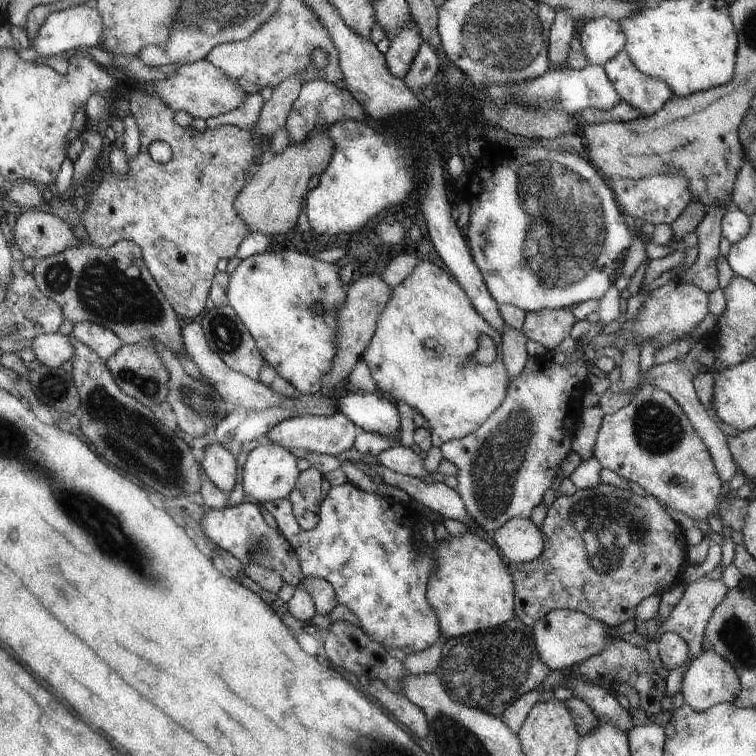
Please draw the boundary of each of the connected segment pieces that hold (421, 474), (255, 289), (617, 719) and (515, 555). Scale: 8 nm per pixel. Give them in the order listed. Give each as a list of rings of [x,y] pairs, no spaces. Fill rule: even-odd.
[[[401,444],[394,445],[379,452],[376,457],[382,466],[403,475],[436,482],[443,482],[446,477],[442,472],[430,474],[424,468],[424,460],[422,460],[421,453],[414,447],[407,447]],[[430,476],[432,476],[432,479],[429,479]]]
[[[266,250],[240,261],[238,268],[229,276],[227,288],[228,302],[242,322],[248,327],[250,334],[257,339],[257,345],[272,368],[286,382],[289,382],[302,394],[316,394],[323,391],[320,378],[332,368],[332,360],[336,356],[336,320],[338,310],[348,292],[340,278],[340,267],[333,263],[318,260],[296,250]],[[314,304],[326,307],[324,313],[316,312]]]
[[[572,678],[567,681],[565,687],[572,692],[572,696],[589,704],[600,720],[618,726],[618,730],[622,732],[628,732],[634,726],[632,713],[620,705],[614,692],[607,691],[594,682],[587,682],[584,678]]]
[[[511,518],[489,538],[501,556],[514,563],[533,561],[545,552],[541,528],[530,519]]]

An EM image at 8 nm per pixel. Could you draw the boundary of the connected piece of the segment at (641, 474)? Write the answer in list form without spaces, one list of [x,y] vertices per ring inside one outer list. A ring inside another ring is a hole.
[[[648,382],[638,387],[630,404],[602,419],[597,432],[595,457],[602,468],[640,484],[646,495],[655,496],[668,508],[683,512],[694,521],[708,522],[706,516],[718,515],[723,526],[731,532],[744,528],[750,502],[738,496],[730,498],[729,492],[722,492],[720,500],[721,476],[716,474],[716,463],[709,447],[697,433],[681,403]]]

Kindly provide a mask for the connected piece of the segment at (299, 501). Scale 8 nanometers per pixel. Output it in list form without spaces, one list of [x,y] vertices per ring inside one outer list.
[[[311,466],[302,471],[301,477],[298,478],[297,486],[288,494],[289,501],[293,502],[293,513],[304,530],[310,530],[320,522],[319,506],[325,497],[324,484],[323,474]]]

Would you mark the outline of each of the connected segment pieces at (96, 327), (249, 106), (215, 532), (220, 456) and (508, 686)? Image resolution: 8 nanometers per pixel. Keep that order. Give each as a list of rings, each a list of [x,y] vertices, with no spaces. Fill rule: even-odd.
[[[92,321],[75,323],[71,335],[97,351],[103,359],[110,358],[123,345],[122,339],[112,330]]]
[[[261,93],[249,94],[239,108],[205,119],[206,126],[212,129],[221,125],[236,125],[239,129],[250,130],[256,126],[263,104]]]
[[[240,503],[220,509],[208,509],[199,521],[203,534],[210,538],[218,549],[230,552],[244,565],[245,574],[256,584],[270,592],[277,593],[282,586],[297,586],[302,582],[301,562],[289,540],[277,528],[270,527],[258,504]]]
[[[209,442],[202,466],[205,474],[220,490],[231,492],[236,484],[236,459],[218,442]]]
[[[504,624],[490,631],[472,632],[449,638],[442,648],[442,658],[435,673],[458,703],[488,714],[500,716],[515,701],[544,683],[552,672],[540,660],[530,628]]]

